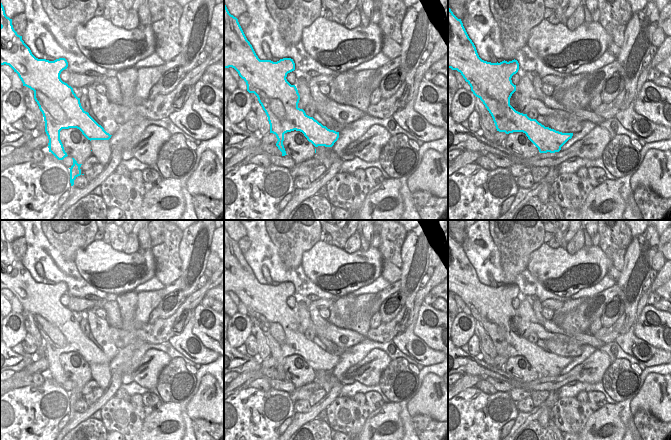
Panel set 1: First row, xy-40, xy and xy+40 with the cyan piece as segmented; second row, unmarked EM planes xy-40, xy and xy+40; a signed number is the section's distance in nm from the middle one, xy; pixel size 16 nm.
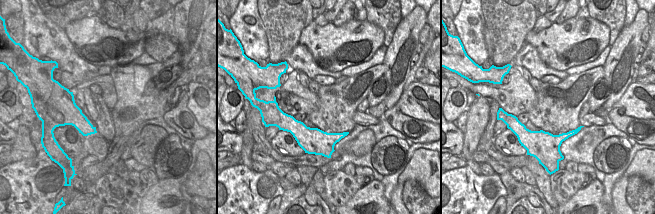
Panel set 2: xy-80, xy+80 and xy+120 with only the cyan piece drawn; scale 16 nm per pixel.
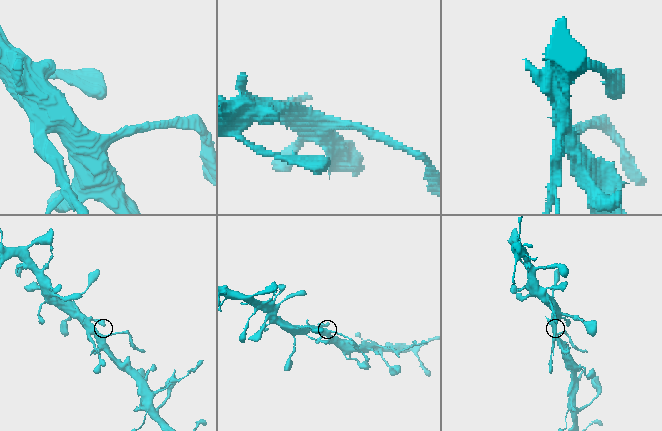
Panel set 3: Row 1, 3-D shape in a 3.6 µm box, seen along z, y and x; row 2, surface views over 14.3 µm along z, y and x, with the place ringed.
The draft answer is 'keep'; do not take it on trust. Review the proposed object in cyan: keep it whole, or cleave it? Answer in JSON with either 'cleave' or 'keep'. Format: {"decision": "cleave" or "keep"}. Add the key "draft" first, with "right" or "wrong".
{"draft": "right", "decision": "keep"}

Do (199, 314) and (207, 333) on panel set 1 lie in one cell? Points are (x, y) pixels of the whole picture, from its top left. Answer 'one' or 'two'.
one

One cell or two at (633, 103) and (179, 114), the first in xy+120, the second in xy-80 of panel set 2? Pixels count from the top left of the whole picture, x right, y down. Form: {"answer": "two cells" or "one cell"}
{"answer": "two cells"}

